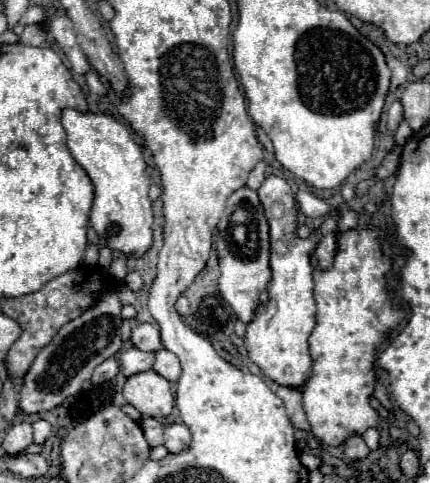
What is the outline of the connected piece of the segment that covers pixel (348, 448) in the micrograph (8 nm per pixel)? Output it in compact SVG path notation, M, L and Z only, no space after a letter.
M352 435L344 443L344 453L350 459L362 459L362 457L366 457L370 453L370 449L368 449L368 445L364 443L364 439L360 435Z

